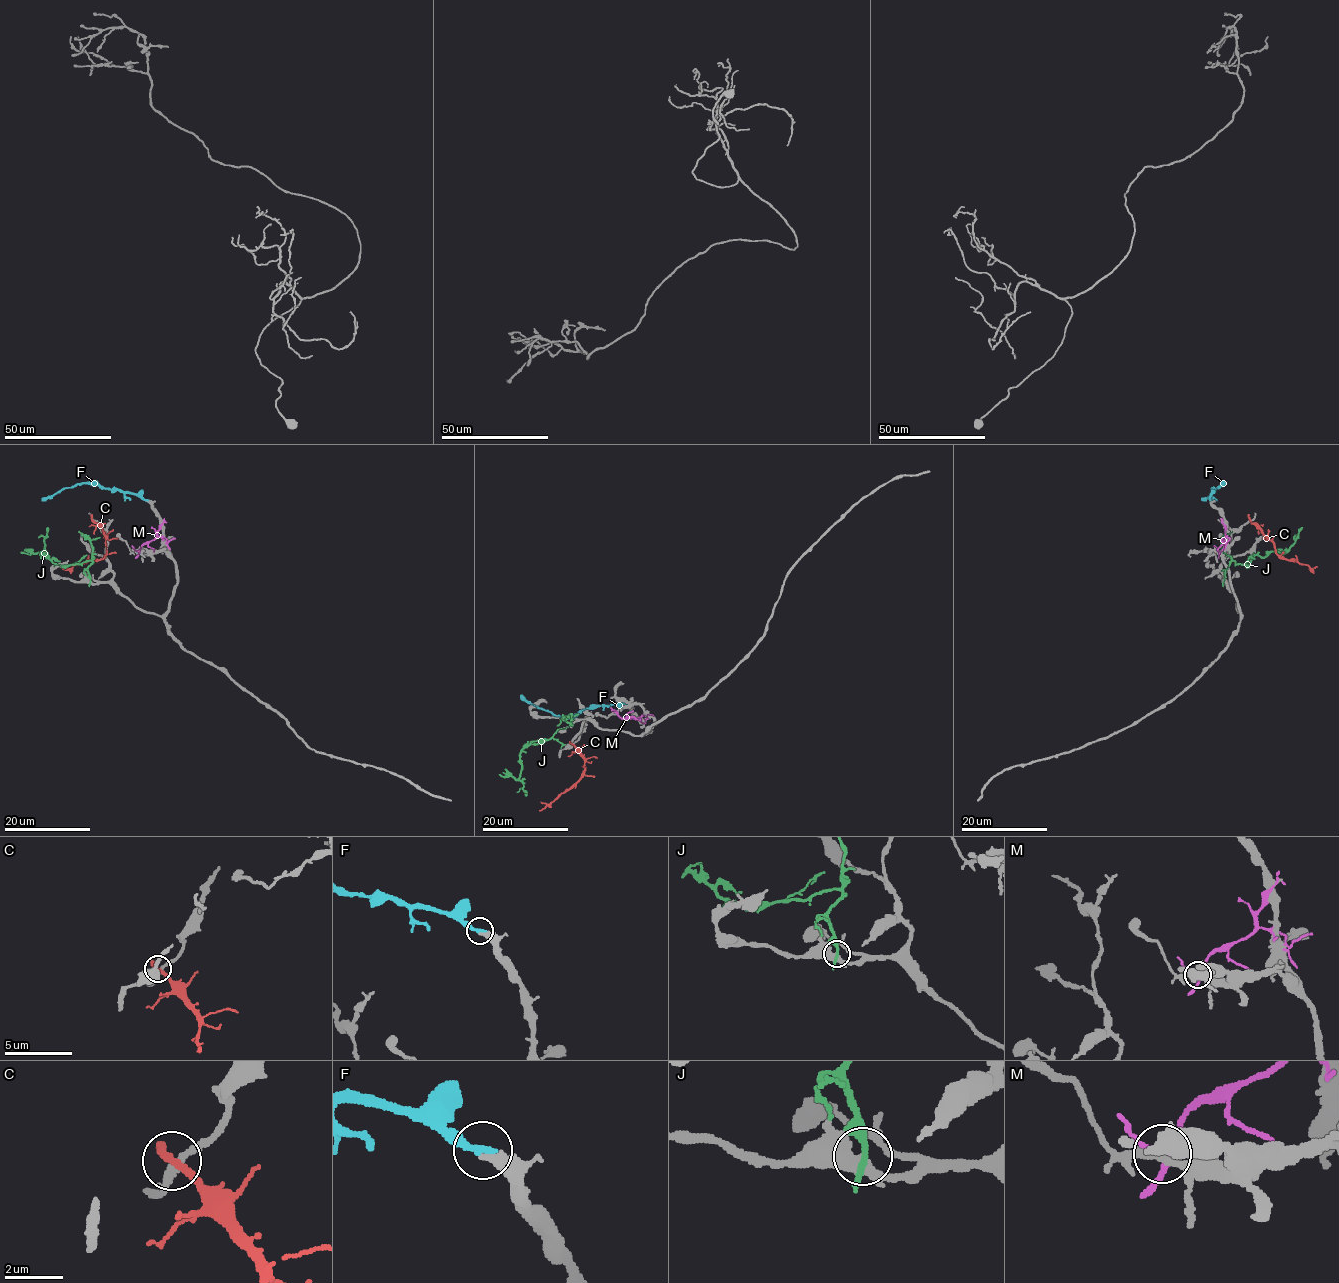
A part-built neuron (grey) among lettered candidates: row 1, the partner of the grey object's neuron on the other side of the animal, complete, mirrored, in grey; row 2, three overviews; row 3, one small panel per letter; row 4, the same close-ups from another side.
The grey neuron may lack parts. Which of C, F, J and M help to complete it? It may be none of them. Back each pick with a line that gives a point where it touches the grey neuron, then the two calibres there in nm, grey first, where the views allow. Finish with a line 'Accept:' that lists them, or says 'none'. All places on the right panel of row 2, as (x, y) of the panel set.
F: (1210, 500) | 320/240 nm
Accept: F

